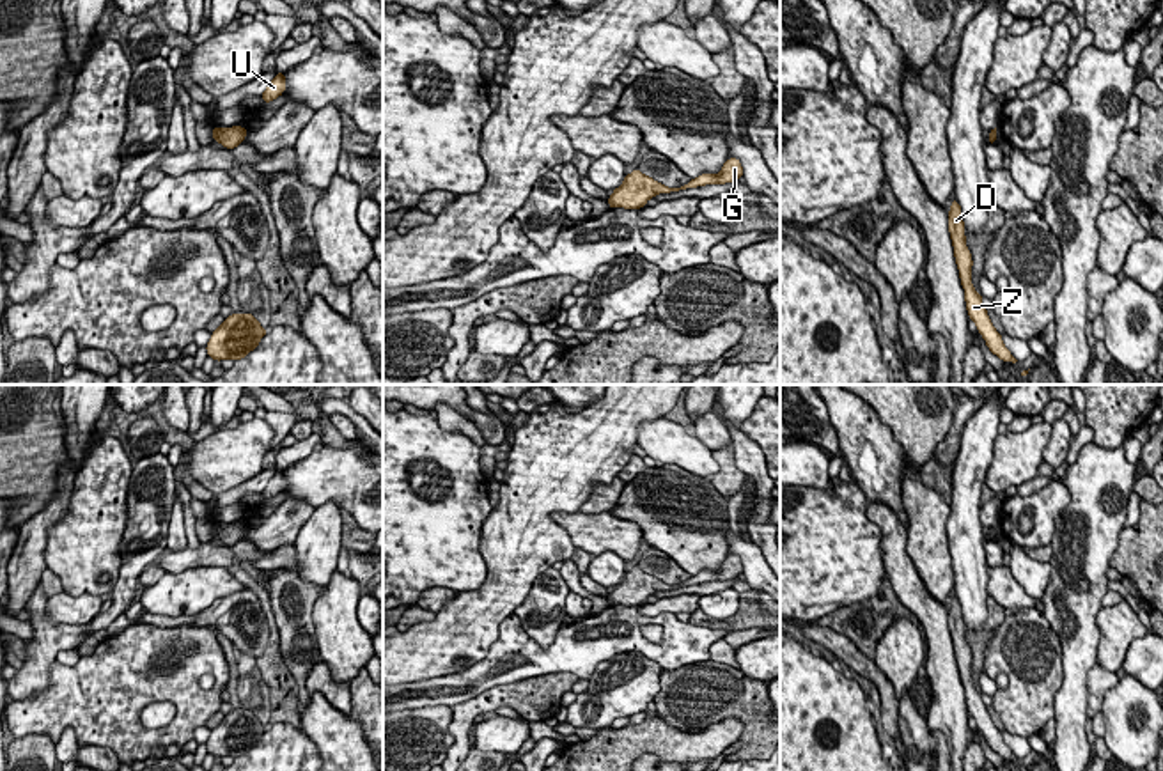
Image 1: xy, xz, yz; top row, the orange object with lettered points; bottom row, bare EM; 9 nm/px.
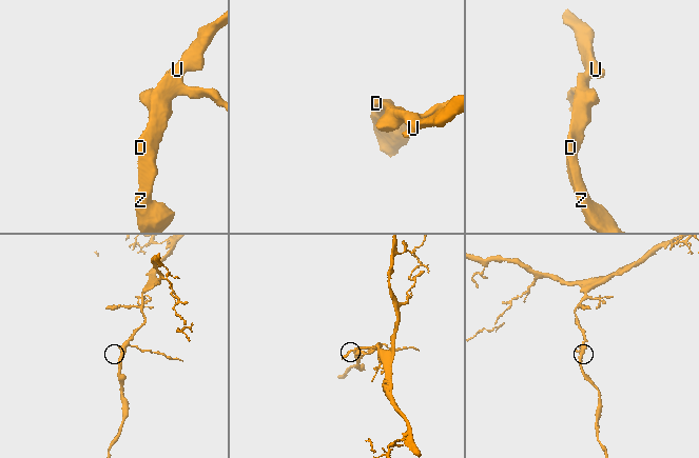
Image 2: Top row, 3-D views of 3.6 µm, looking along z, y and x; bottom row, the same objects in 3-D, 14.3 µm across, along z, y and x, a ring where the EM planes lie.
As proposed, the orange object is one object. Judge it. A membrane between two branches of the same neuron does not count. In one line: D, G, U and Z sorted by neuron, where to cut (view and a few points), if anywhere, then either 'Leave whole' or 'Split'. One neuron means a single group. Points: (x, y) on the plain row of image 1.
Groups: D G U Z. No split. Leave whole

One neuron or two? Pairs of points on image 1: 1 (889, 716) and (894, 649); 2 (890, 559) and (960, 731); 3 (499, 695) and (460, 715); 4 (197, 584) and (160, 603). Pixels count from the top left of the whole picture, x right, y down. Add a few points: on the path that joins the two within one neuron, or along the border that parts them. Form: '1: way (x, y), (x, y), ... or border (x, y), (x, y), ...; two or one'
1: border (873, 661), (890, 683), (897, 699); two
2: way (919, 601), (935, 617), (940, 663), (947, 688); one
3: way (490, 700), (468, 711); one
4: way (188, 592), (169, 598); one

